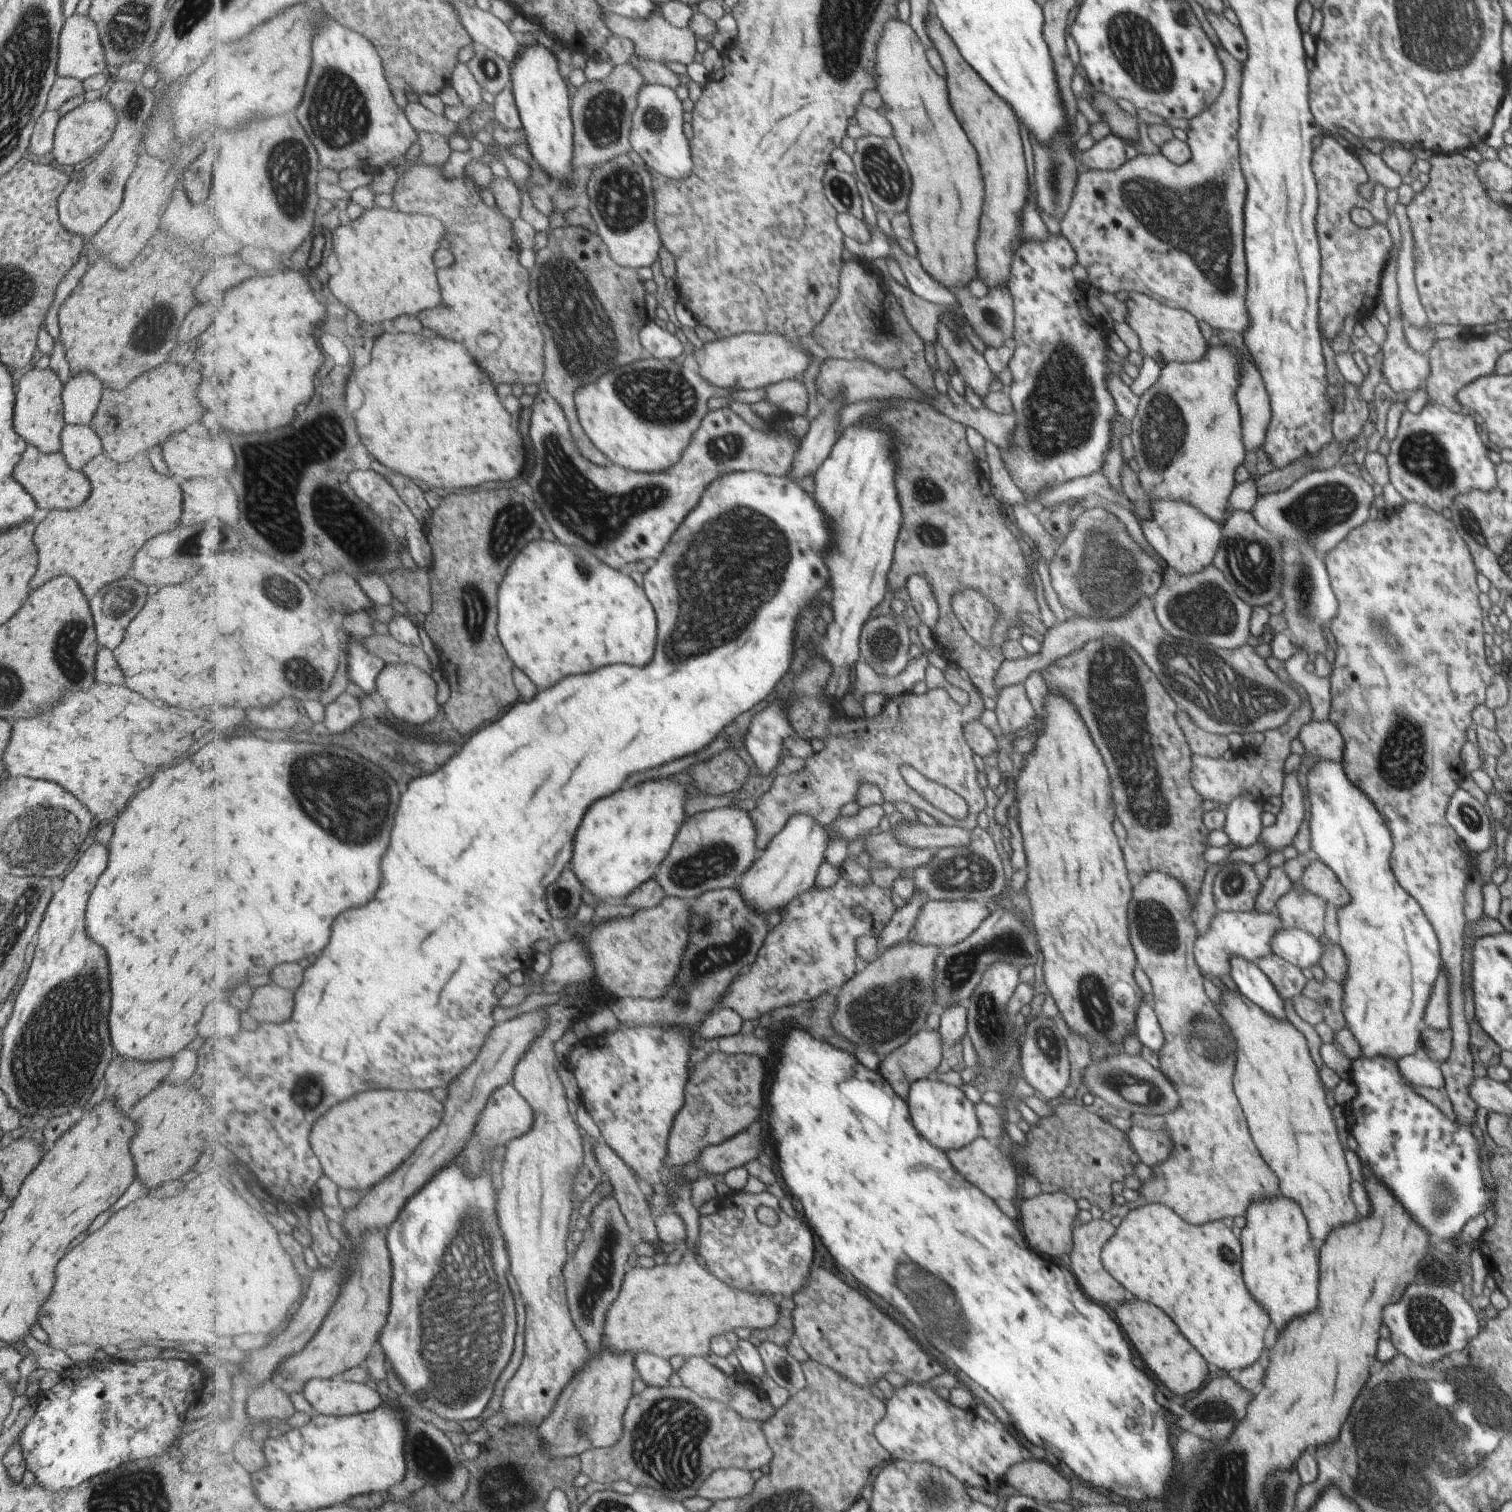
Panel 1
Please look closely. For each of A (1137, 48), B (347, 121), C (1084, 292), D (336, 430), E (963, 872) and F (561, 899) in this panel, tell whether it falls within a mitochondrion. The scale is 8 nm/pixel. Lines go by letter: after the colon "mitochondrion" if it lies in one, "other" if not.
A: mitochondrion
B: mitochondrion
C: other
D: mitochondrion
E: mitochondrion
F: mitochondrion

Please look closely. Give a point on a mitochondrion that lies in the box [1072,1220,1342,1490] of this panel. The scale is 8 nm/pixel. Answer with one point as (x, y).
(1215, 1411)

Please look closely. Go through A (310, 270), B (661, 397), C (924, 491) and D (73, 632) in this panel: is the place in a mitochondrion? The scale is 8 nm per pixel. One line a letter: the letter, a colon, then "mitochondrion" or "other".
A: other
B: mitochondrion
C: mitochondrion
D: mitochondrion

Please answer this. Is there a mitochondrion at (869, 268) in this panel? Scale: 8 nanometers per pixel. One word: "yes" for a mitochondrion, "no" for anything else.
no

